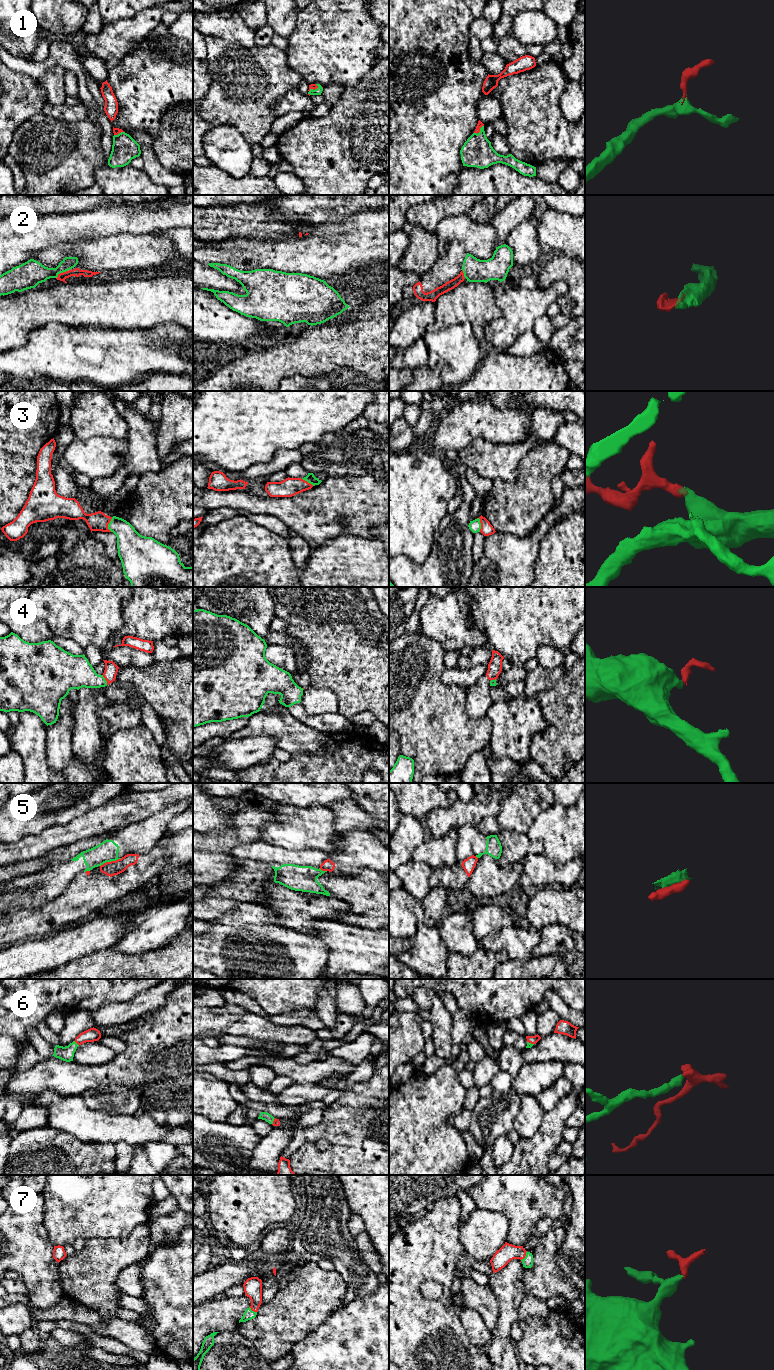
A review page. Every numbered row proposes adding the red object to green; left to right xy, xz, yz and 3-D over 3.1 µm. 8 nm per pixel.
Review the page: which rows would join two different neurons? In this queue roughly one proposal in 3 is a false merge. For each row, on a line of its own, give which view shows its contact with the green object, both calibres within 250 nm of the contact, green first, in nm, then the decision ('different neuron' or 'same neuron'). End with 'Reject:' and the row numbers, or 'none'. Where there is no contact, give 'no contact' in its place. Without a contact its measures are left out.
1: contact in yz; calibres 240 and 50 nm; same neuron
2: contact in xy; calibres 200 and 70 nm; different neuron
3: contact in xy; calibres 220 and 160 nm; same neuron
4: contact in xy; calibres 260 and 110 nm; different neuron
5: contact in xy; calibres 170 and 120 nm; different neuron
6: contact in xy; calibres 120 and 110 nm; same neuron
7: contact in yz; calibres 90 and 140 nm; same neuron
Reject: 2, 4, 5

